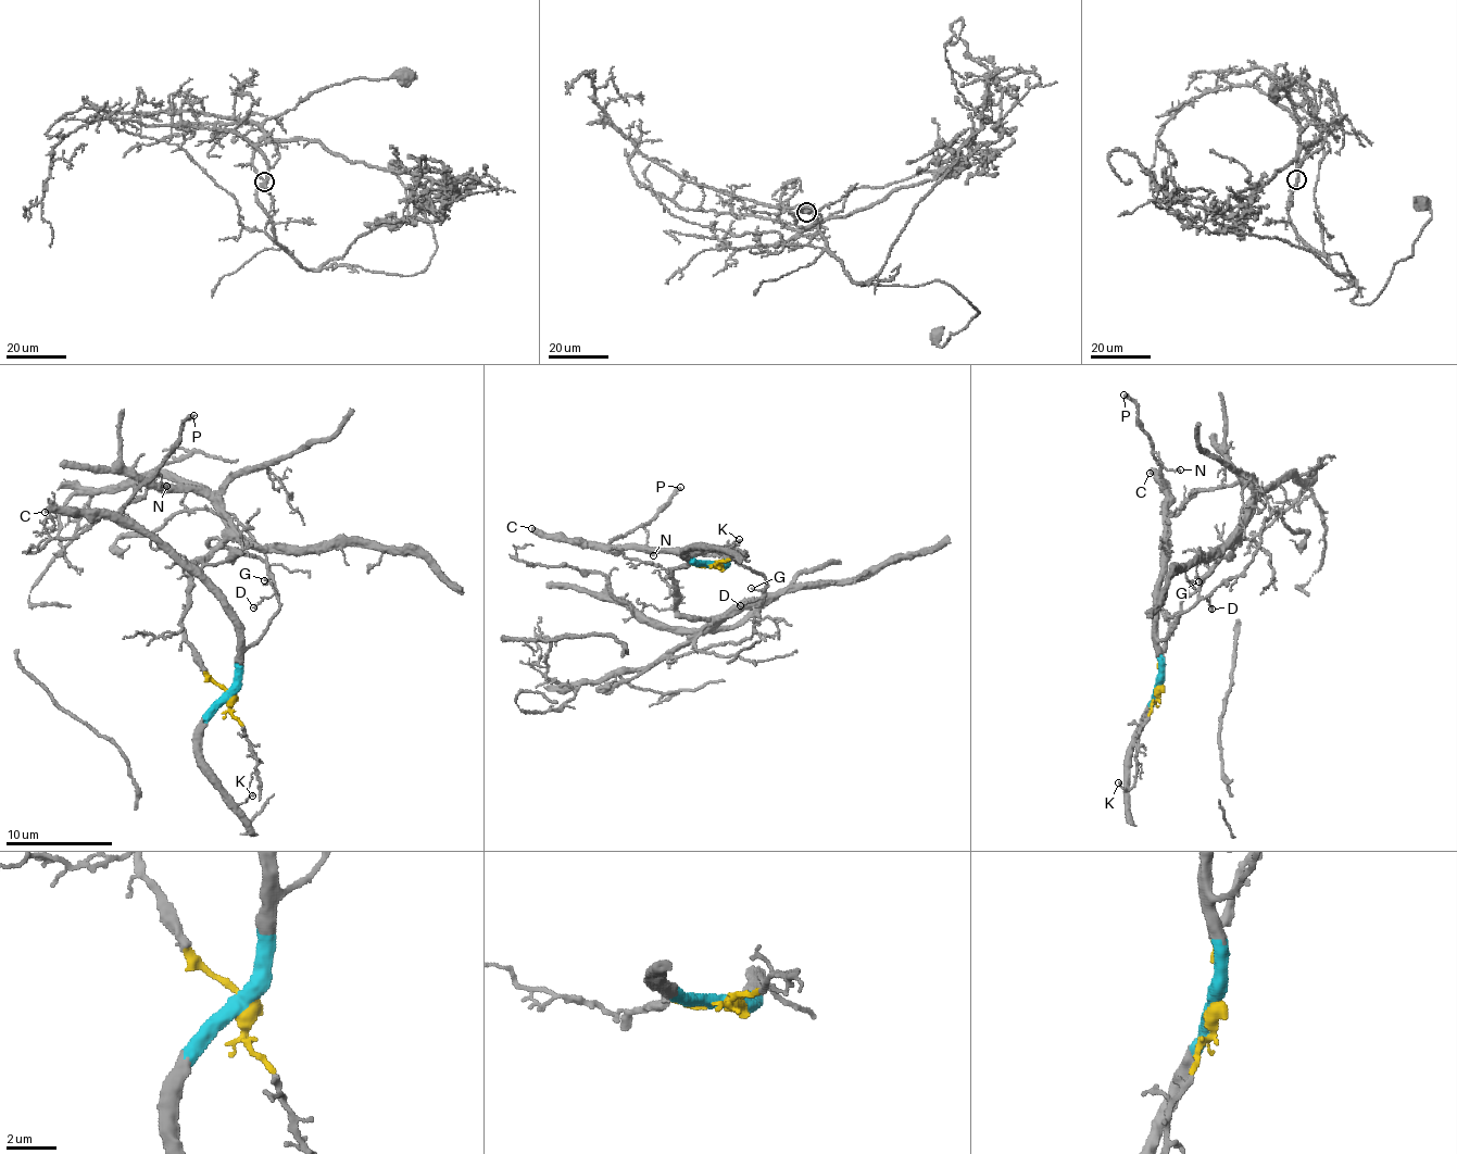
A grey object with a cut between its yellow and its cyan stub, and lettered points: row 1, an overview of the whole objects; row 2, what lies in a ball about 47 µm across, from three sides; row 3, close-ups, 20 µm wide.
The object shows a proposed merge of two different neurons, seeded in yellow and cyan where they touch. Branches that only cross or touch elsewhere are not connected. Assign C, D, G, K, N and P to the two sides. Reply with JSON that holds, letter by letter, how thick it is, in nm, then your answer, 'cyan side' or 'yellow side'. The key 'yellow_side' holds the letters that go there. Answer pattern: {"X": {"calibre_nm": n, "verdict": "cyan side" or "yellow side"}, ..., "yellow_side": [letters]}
{"C": {"calibre_nm": 400, "verdict": "cyan side"}, "D": {"calibre_nm": 170, "verdict": "cyan side"}, "G": {"calibre_nm": 100, "verdict": "cyan side"}, "K": {"calibre_nm": 110, "verdict": "cyan side"}, "N": {"calibre_nm": 110, "verdict": "cyan side"}, "P": {"calibre_nm": 280, "verdict": "cyan side"}, "yellow_side": []}

